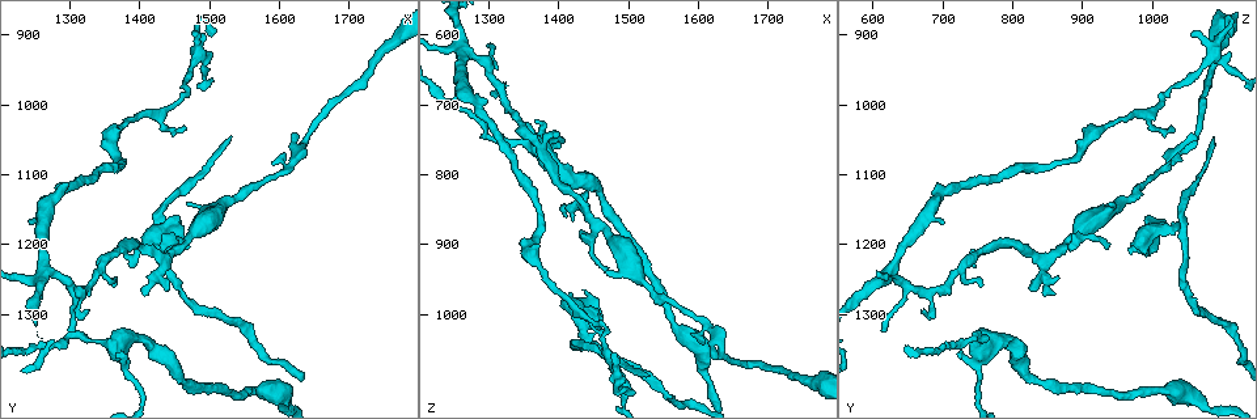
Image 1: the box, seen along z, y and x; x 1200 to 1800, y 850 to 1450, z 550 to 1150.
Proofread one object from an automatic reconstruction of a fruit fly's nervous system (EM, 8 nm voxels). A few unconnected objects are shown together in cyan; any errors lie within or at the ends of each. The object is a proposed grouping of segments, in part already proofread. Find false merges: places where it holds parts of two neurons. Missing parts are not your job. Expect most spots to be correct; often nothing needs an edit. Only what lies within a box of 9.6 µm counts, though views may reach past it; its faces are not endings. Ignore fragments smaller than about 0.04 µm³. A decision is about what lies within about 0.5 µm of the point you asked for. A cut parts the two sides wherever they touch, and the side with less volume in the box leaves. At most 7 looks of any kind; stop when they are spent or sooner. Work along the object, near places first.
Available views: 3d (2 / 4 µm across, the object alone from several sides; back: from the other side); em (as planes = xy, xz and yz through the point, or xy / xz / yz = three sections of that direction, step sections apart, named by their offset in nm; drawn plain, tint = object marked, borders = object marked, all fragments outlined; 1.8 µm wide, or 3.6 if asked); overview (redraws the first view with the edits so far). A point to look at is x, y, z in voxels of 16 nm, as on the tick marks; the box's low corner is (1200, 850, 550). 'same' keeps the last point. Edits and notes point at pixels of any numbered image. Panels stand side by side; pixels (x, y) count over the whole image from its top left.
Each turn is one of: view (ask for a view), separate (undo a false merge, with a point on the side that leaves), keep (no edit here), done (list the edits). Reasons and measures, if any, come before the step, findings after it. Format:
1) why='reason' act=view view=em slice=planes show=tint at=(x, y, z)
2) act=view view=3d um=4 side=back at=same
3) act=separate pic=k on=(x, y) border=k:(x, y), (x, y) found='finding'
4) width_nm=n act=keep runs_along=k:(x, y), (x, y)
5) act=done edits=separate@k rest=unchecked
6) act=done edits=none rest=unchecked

why='four-way junction' act=view view=3d um=4 side=back at=(1275, 1240, 630)

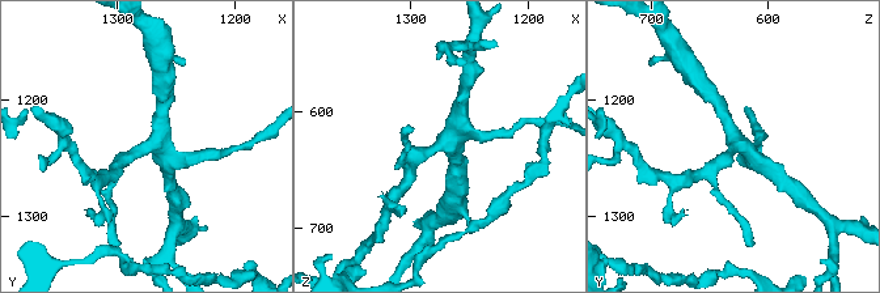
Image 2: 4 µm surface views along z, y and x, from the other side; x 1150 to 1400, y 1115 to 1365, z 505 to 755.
arms=4 act=view view=em slice=planes show=tint at=(1272, 1240, 628)

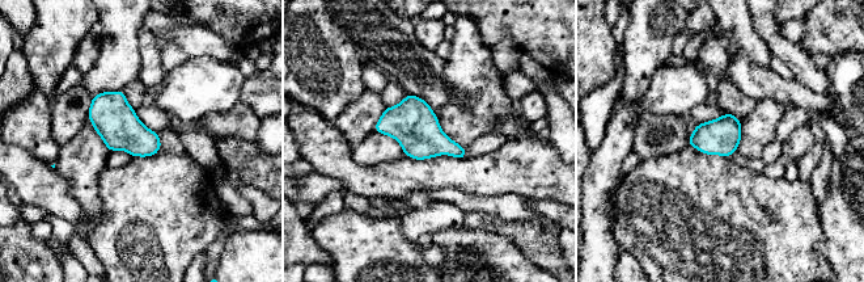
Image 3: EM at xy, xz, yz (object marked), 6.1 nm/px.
act=keep found='continuous, no second neuron'

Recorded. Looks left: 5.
why='sudden change in width' act=view view=em slice=planes show=tint at=(1430, 1180, 1000)

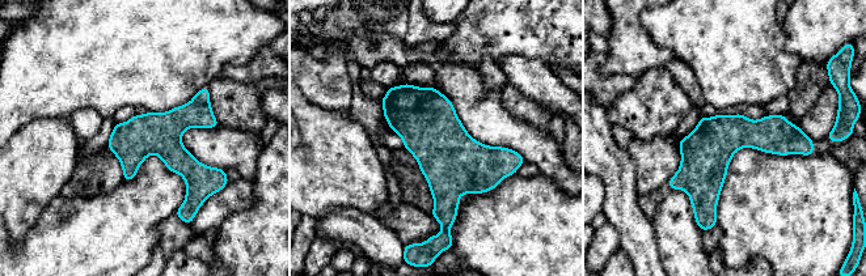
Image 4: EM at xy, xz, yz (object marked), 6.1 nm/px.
act=keep runs_along=4:(809, 145), (726, 138), (672, 185) found='all the same neuron'

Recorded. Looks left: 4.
why='sharp bend' act=view view=3d um=2 at=(1470, 945, 1070)

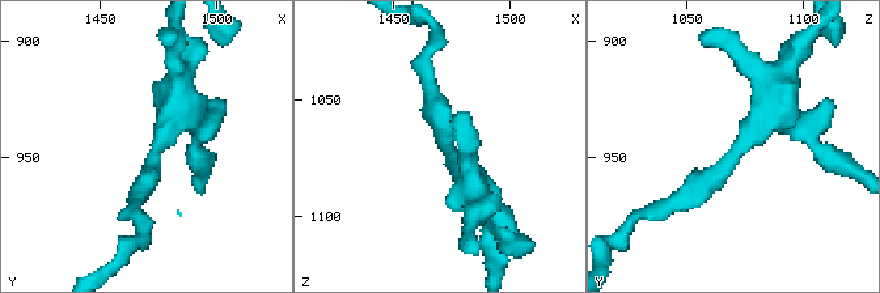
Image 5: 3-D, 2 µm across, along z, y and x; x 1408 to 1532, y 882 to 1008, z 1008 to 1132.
act=view view=em slice=planes show=tint at=(1472, 947, 1070)

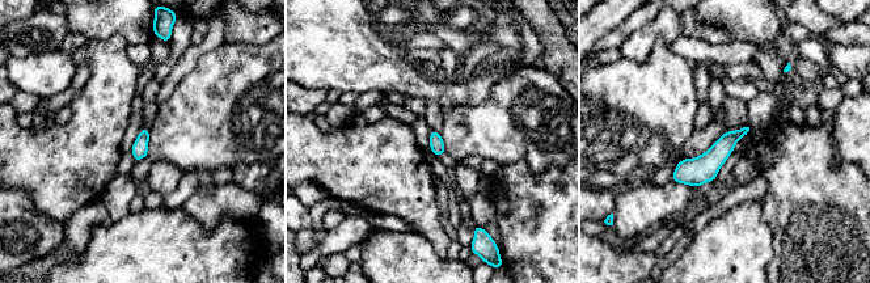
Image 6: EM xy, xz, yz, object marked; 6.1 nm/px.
act=keep runs_along=6:(743, 131), (701, 169), (675, 177) found='one neuron here'

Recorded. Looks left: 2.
act=done edits=none rest=unchecked

